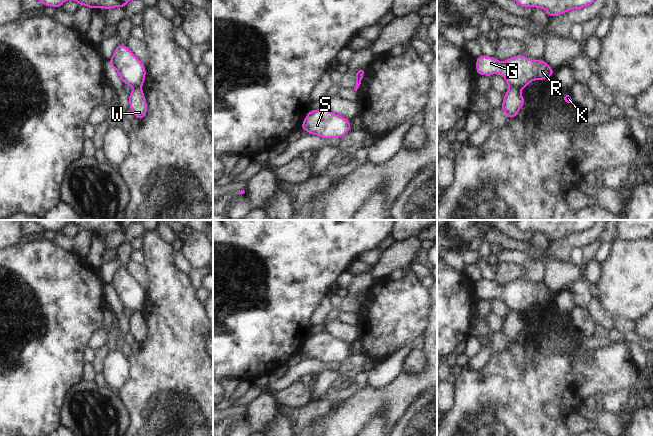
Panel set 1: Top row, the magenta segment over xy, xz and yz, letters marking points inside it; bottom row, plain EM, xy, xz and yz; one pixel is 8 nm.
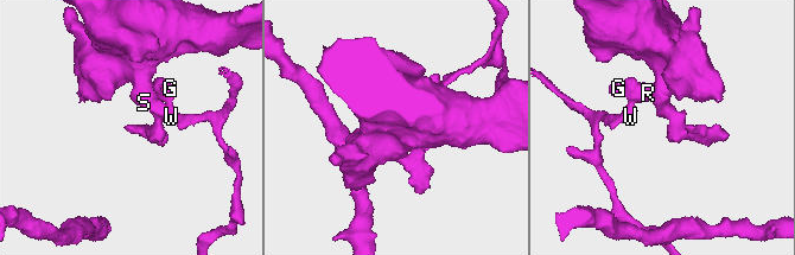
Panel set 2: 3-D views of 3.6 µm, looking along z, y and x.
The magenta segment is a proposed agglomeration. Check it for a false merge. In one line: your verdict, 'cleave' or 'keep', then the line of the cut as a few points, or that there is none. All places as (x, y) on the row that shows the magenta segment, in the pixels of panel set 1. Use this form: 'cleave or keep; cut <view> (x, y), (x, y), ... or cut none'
cleave; cut yz (509, 87), (518, 87), (520, 89)

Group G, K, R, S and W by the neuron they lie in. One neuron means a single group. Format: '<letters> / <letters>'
G K R S / W

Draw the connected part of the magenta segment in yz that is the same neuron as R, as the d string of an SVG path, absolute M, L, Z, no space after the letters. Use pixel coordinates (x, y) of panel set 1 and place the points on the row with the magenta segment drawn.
M522 54L504 62L498 61L495 57L481 55L476 59L476 71L480 76L500 74L505 78L509 88L517 87L520 90L534 80L545 80L554 75L546 61L530 60Z

